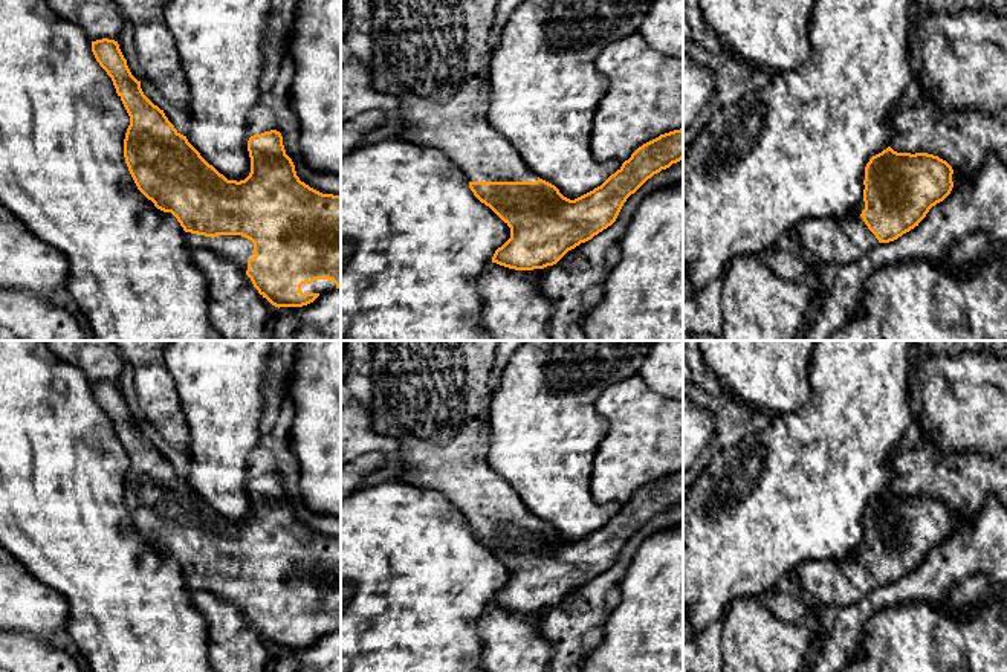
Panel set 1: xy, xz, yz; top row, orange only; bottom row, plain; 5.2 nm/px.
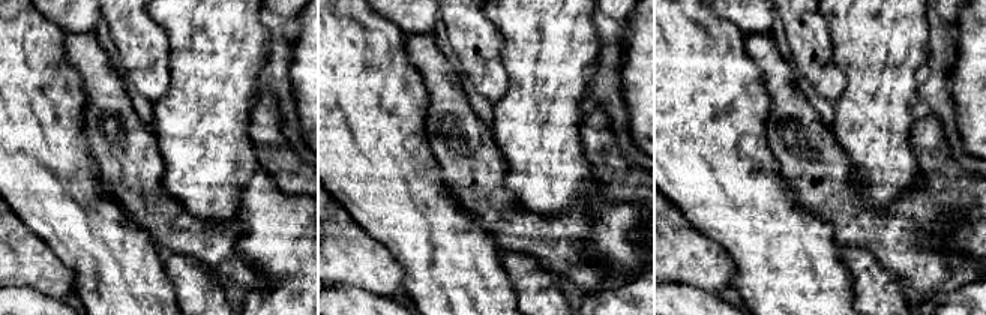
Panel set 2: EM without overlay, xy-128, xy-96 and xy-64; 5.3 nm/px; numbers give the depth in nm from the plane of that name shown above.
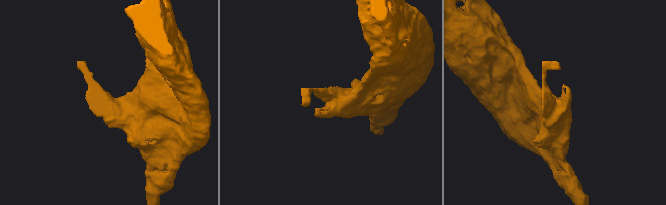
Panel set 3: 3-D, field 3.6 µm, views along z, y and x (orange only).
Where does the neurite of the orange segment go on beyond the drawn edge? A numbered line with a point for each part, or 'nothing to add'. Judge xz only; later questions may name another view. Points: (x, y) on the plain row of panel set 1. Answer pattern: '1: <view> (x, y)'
1: xz (433, 396)

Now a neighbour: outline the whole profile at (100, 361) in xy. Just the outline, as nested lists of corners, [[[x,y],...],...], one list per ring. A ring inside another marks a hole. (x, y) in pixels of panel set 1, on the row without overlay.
[[[47,341],[50,350],[63,360],[78,367],[92,382],[118,383],[125,359],[110,341]]]

